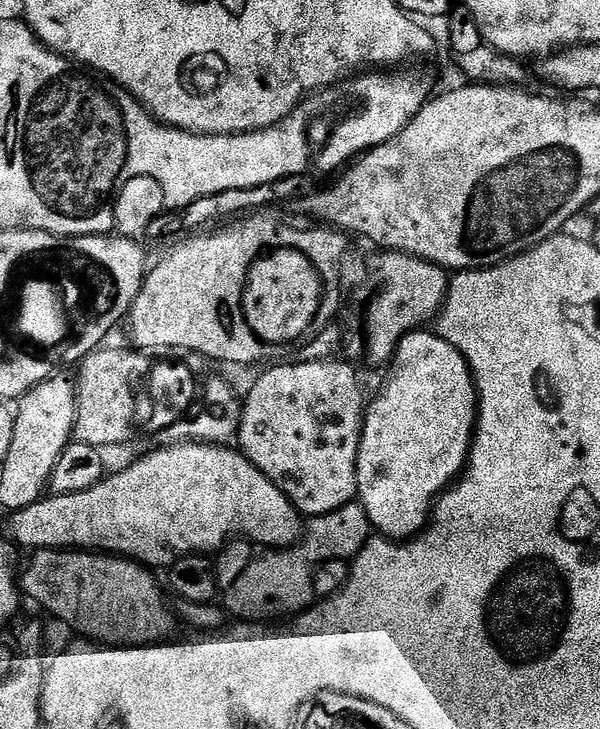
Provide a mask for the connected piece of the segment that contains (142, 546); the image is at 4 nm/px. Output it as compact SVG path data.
M199 442L156 446L153 452L146 453L141 460L134 461L129 468L124 468L121 472L114 473L113 476L112 473L105 475L104 479L97 482L94 486L90 486L90 490L71 492L70 494L62 494L61 496L55 494L45 495L38 502L34 502L22 510L11 513L7 518L9 519L9 534L7 533L7 535L10 537L13 545L21 544L24 548L32 548L31 550L99 550L104 554L123 556L145 566L153 566L152 564L164 564L164 566L168 566L171 565L173 560L181 556L204 554L209 551L207 548L218 547L217 549L219 549L229 538L243 538L256 546L259 546L259 544L272 544L268 546L276 550L284 550L289 546L295 545L302 532L302 524L300 528L300 520L302 521L301 513L297 512L296 507L288 501L286 494L282 494L282 490L278 490L278 486L274 486L274 482L270 482L270 478L266 478L266 474L259 472L235 447L221 446L219 444L202 444Z

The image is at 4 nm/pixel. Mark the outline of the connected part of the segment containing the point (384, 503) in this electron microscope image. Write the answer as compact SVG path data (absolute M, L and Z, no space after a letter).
M432 330L407 332L400 339L395 352L392 354L390 367L392 369L388 372L388 381L381 386L380 393L373 400L371 397L364 414L364 429L358 446L358 462L356 463L356 496L360 507L364 509L364 515L368 517L369 525L375 531L387 539L402 542L413 537L425 527L436 501L440 499L445 489L463 473L468 463L468 451L472 449L472 437L476 435L478 393L466 358L454 346L450 346L450 342L446 342Z

